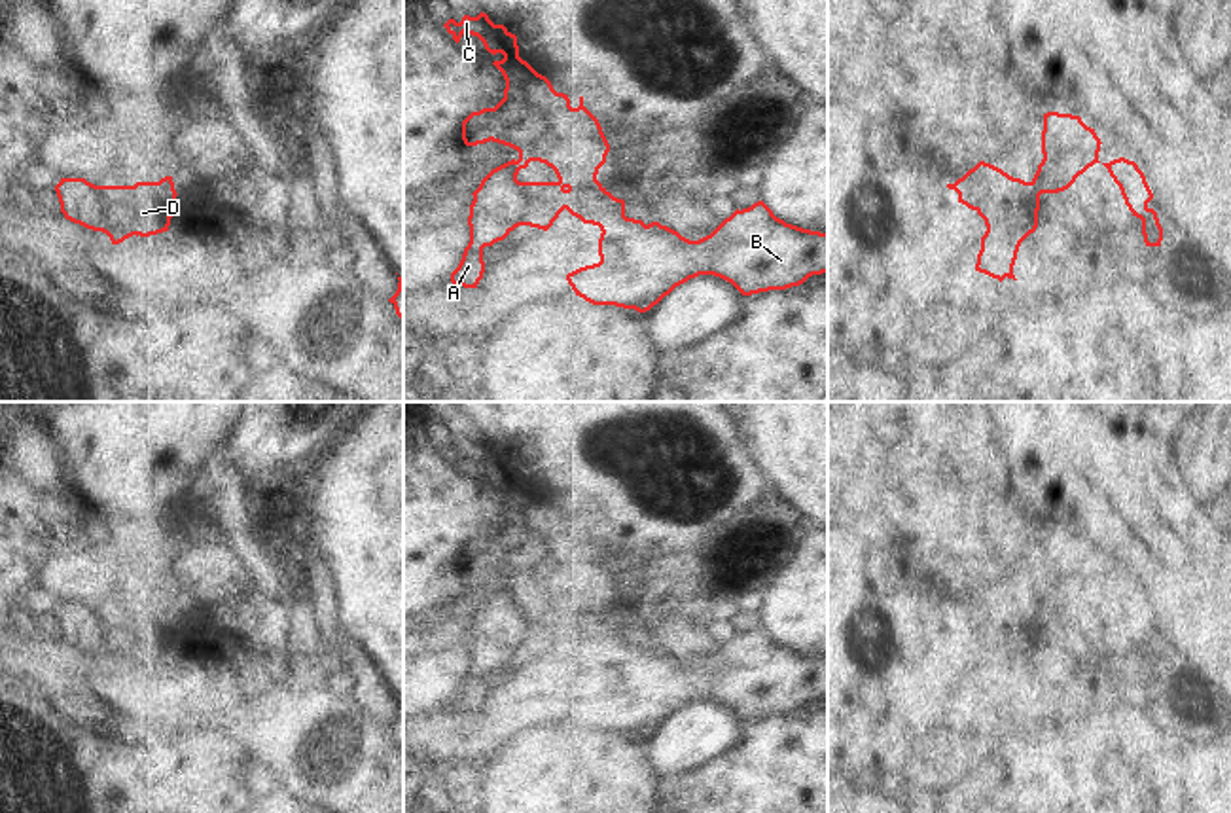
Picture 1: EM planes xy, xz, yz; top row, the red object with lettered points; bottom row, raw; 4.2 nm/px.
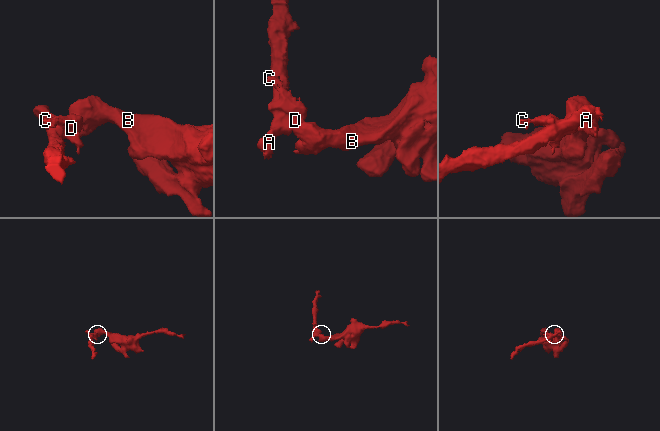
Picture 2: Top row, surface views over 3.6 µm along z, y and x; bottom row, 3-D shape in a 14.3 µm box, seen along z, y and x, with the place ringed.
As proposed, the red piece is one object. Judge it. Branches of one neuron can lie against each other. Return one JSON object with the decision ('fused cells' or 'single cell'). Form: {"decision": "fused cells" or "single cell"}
{"decision": "fused cells"}

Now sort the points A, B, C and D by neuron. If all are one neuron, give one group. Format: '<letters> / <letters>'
A C D / B

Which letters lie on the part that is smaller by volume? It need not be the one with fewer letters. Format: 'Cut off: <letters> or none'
Cut off: A, C, D

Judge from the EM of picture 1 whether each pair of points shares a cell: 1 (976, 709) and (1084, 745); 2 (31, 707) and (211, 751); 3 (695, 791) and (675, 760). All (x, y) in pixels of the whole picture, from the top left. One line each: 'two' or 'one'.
1: two
2: one
3: two

